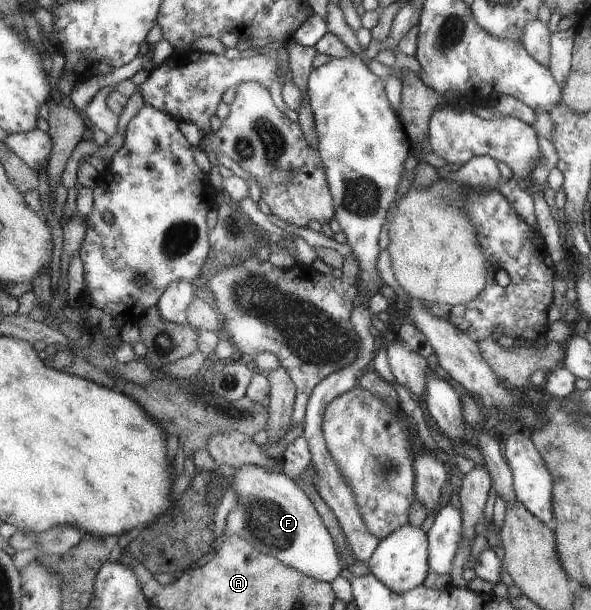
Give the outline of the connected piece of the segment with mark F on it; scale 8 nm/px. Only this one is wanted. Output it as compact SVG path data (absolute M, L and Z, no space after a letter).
M245 464L235 469L237 471L230 487L238 495L238 504L232 508L228 515L227 525L224 529L225 538L232 535L244 537L254 545L258 552L266 553L281 561L282 564L298 569L314 580L326 581L331 584L342 568L341 561L332 545L330 534L322 525L320 516L300 487L284 473L269 471L260 465Z

